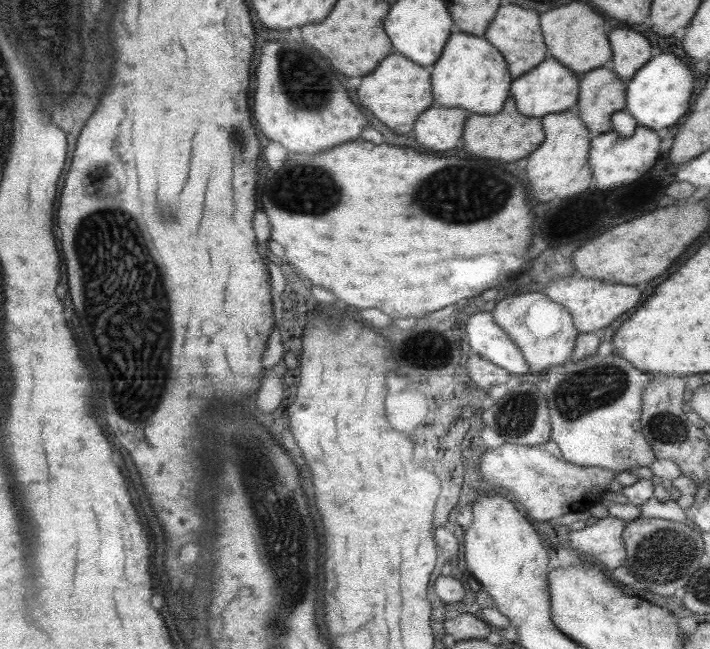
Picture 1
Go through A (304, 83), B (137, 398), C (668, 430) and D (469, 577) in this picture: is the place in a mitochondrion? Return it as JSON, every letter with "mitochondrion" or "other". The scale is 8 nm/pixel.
{"A":"mitochondrion","B":"mitochondrion","C":"mitochondrion","D":"other"}

